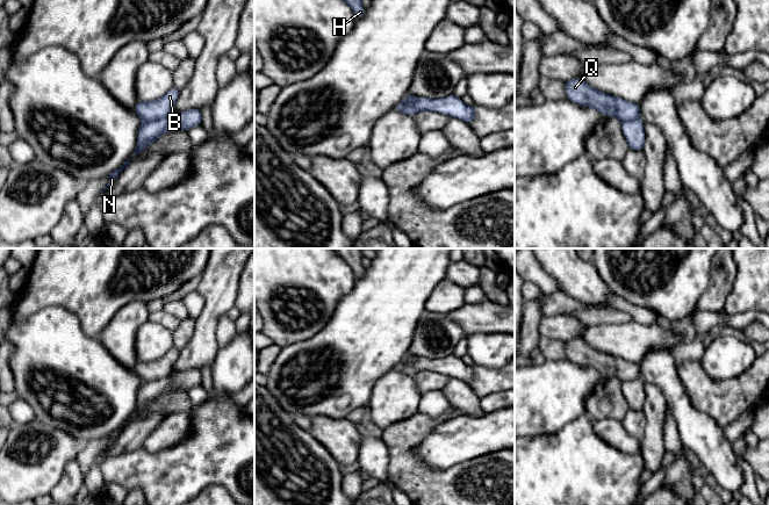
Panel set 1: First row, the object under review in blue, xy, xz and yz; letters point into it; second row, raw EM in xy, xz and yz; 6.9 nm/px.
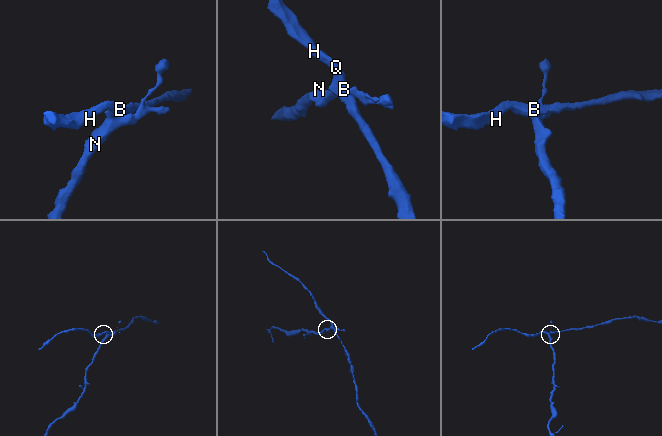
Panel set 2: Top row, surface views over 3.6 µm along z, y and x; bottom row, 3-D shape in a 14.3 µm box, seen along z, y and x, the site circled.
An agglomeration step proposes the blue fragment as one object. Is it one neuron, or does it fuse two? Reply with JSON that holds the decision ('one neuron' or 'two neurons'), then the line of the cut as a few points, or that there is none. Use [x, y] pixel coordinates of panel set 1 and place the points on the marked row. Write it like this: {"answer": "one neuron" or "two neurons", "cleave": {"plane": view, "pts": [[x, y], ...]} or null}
{"answer": "two neurons", "cleave": {"plane": "xy", "pts": [[171, 114], [143, 121]]}}

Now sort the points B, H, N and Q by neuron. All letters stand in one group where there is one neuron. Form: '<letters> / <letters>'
B H Q / N

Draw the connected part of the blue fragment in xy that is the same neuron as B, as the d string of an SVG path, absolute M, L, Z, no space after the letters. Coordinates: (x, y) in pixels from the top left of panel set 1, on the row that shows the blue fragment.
M172 87L164 96L153 101L138 101L135 111L144 122L151 122L172 115L175 101L180 95L178 88Z

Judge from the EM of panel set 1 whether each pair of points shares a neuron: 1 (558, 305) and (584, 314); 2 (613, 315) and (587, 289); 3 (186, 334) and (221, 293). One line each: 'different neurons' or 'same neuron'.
1: same neuron
2: different neurons
3: different neurons

